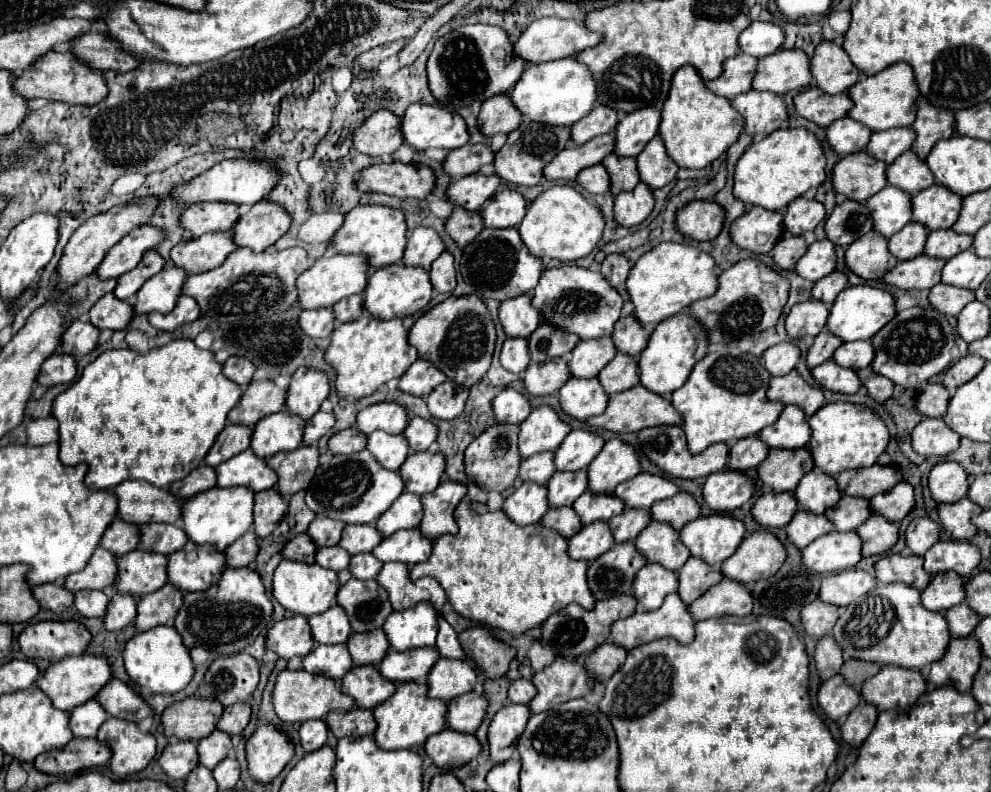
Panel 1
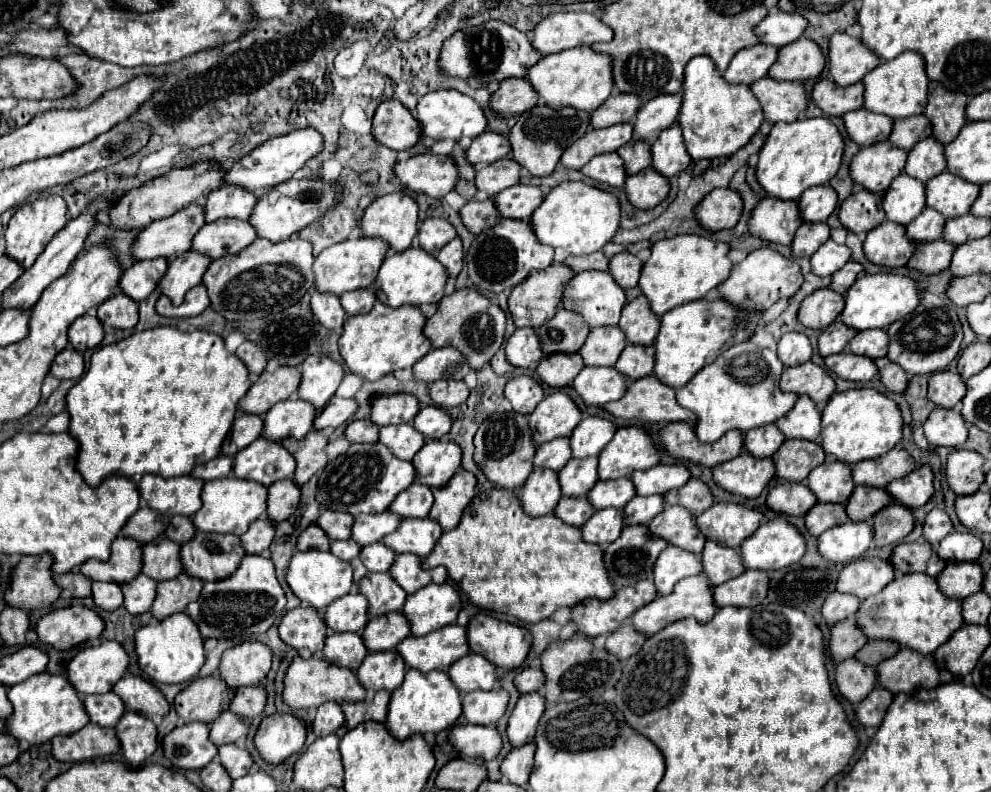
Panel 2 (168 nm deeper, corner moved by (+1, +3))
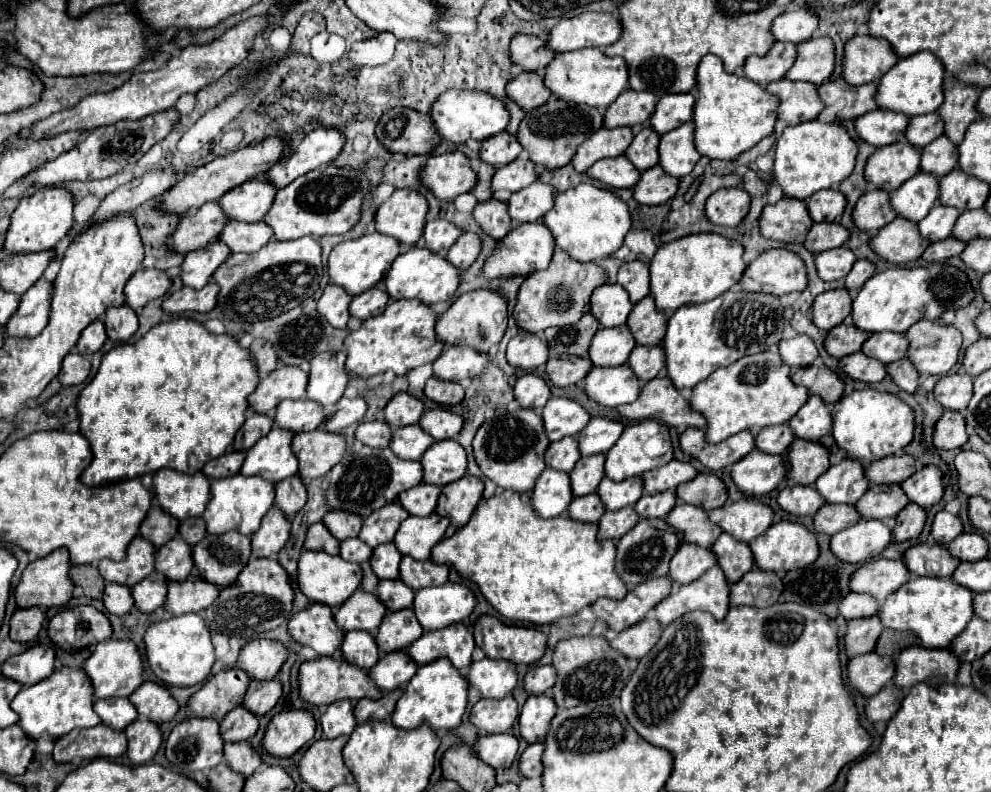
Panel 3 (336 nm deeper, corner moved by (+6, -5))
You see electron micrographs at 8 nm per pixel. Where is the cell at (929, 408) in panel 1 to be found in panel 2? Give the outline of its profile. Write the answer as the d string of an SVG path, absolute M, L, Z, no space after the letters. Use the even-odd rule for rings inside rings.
M940 371L932 375L928 381L928 399L936 407L954 409L962 401L964 393L966 393L966 385L958 373Z

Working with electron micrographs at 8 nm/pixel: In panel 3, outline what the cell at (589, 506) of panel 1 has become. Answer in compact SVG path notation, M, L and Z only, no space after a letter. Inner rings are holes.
M603 477L599 485L601 501L609 511L623 509L627 505L635 505L639 497L643 495L643 477L631 477L627 481L611 481L609 477Z

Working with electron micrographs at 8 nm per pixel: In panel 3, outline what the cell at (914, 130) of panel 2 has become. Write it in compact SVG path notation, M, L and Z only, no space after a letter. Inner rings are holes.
M927 113L927 115L913 117L905 135L911 145L921 149L929 145L933 139L943 135L943 119L939 117L939 113Z

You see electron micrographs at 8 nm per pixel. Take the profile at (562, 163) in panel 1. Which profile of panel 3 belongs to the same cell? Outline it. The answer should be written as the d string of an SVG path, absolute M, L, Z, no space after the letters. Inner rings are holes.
M601 127L587 141L583 141L571 163L579 173L585 173L599 159L623 155L625 149L631 145L631 141L633 141L631 127L615 127L615 129Z

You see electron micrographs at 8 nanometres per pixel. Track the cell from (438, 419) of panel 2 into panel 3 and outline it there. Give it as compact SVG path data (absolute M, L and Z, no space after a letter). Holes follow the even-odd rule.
M429 409L421 417L419 425L435 441L443 441L443 439L453 439L461 431L463 417L455 411L449 411L449 409Z

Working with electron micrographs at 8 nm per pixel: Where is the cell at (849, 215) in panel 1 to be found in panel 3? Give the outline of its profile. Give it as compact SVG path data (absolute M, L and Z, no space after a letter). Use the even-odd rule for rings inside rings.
M873 189L865 193L853 211L853 221L859 229L875 235L881 227L895 219L895 209L891 209L891 197L883 189Z

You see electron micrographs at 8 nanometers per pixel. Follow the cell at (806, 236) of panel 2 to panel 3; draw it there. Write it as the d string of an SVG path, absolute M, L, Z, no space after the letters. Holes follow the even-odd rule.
M813 223L805 239L805 247L813 253L821 253L827 249L845 245L849 237L851 237L851 231L841 223Z

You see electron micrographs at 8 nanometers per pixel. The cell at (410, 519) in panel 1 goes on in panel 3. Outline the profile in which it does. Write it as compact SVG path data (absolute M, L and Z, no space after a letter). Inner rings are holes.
M421 483L415 489L407 489L399 495L401 505L411 513L411 515L419 515L419 517L427 517L435 511L437 507L437 499L439 499L441 489L437 485L427 485Z

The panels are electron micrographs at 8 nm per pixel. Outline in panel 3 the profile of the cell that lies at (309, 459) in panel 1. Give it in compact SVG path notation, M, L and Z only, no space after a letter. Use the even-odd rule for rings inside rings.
M315 429L311 433L297 433L293 439L293 451L299 459L299 475L305 483L327 475L345 453L345 437Z

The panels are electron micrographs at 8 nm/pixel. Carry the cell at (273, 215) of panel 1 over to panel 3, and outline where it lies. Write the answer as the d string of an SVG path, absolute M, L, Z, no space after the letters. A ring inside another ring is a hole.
M331 163L297 177L291 185L277 191L271 213L265 215L277 241L299 239L305 235L343 235L361 219L361 205L371 189L371 181L361 169L343 169Z

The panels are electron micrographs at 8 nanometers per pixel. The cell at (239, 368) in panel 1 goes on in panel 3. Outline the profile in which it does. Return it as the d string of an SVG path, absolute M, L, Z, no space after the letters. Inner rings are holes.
M255 339L251 345L251 353L255 355L257 367L259 367L259 377L267 377L275 367L277 367L277 357L275 357L275 349L269 341L263 339Z

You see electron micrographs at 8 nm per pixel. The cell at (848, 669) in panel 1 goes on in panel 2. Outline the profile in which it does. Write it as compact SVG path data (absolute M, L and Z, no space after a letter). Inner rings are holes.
M868 641L860 653L856 653L856 659L868 667L876 667L880 661L892 657L898 653L898 645L892 641Z

